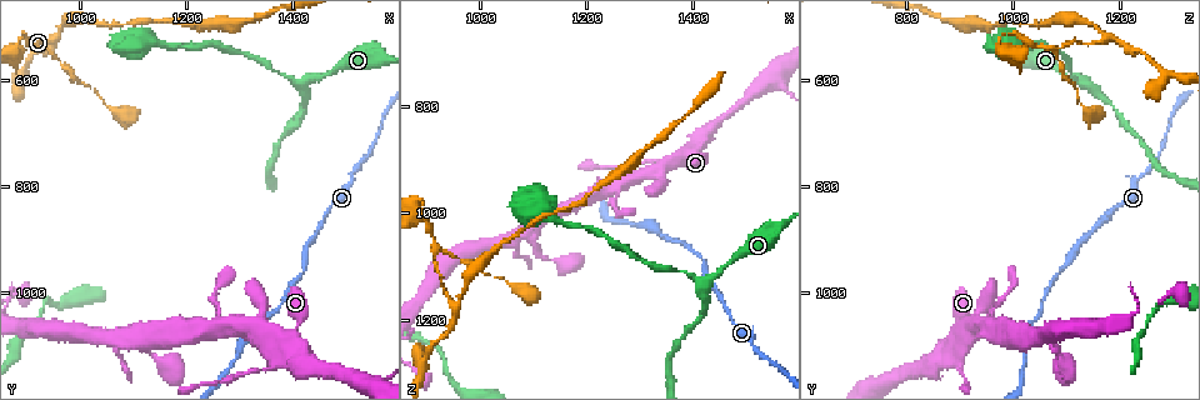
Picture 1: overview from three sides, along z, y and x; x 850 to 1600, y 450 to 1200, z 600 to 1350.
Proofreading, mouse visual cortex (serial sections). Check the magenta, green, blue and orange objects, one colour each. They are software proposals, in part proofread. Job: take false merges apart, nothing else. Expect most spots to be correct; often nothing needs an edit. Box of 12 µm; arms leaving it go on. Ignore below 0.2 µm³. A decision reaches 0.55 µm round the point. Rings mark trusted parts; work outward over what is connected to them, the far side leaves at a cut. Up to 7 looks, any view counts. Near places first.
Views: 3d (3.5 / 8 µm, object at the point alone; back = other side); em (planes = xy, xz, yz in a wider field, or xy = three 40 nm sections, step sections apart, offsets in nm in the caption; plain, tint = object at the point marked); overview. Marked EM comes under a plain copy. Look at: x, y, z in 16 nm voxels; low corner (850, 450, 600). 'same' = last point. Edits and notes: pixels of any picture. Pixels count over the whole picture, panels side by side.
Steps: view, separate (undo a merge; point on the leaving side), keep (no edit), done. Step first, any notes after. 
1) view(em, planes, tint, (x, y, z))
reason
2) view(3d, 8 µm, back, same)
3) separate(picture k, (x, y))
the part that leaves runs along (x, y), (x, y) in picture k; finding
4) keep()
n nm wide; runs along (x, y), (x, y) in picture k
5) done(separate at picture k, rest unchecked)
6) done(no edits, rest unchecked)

view(3d, 3.5 µm, (1370, 585, 1105))
thin neck

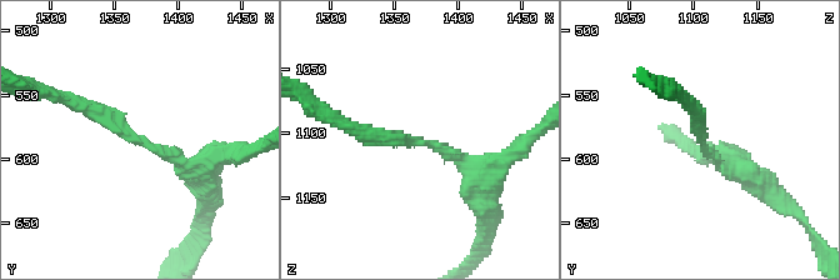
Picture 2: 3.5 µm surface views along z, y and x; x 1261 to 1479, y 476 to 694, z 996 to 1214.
view(em, xy, step 5, tint, (1370, 586, 1106))
arms of 200, 200 nm; now the EM

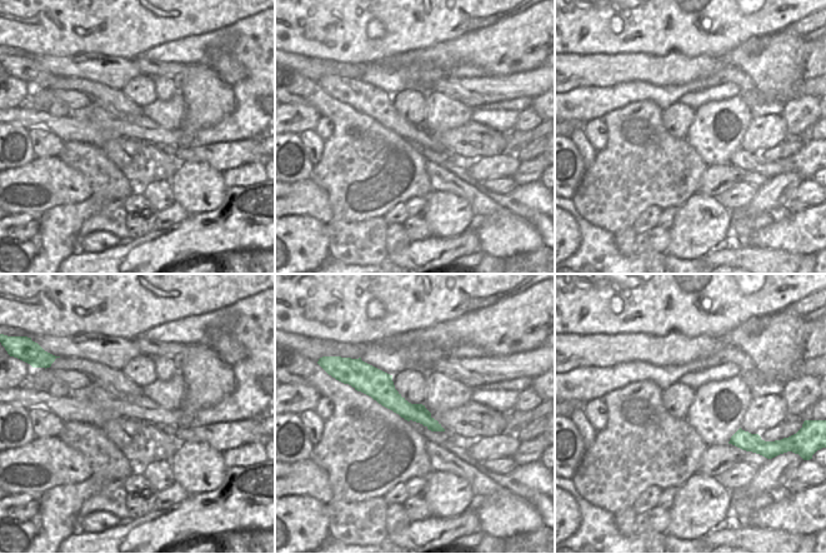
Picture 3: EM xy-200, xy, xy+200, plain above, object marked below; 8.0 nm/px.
keep()
runs along (209, 156), (183, 164), (71, 99) in picture 2; continuous, no second cell

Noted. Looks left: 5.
view(3d, 8 µm, (950, 520, 1180))
abrupt turn

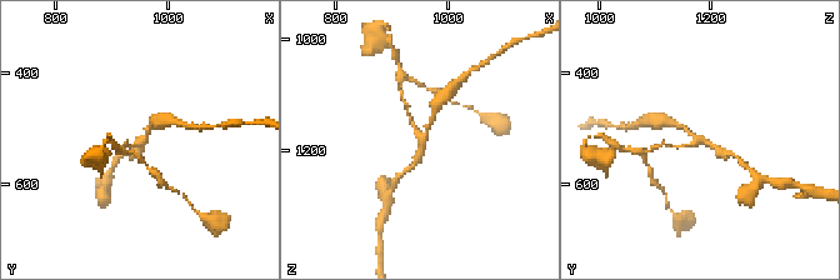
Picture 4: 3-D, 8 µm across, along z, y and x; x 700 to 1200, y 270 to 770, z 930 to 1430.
view(3d, 3.5 µm, (955, 525, 1175))

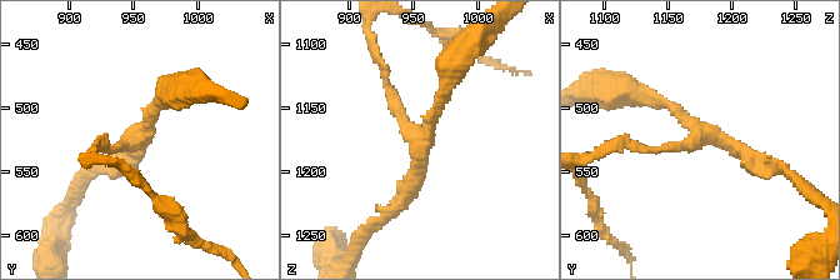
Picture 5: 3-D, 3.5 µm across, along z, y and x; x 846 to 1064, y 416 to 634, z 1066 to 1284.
view(em, xy, step 5, tint, (958, 520, 1174))
3 arms; arms of 150, 150, 200 nm; now the EM

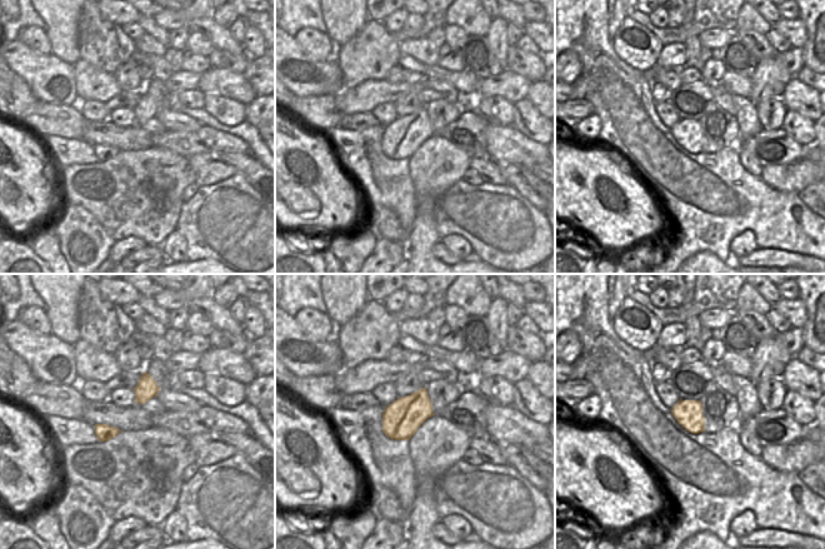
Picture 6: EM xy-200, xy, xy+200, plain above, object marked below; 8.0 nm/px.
keep()
runs along (103, 145), (130, 145), (169, 95) in picture 5; all the same cell

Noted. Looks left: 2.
view(3d, 3.5 µm, (1070, 1085, 1040))
two arms in line, one across

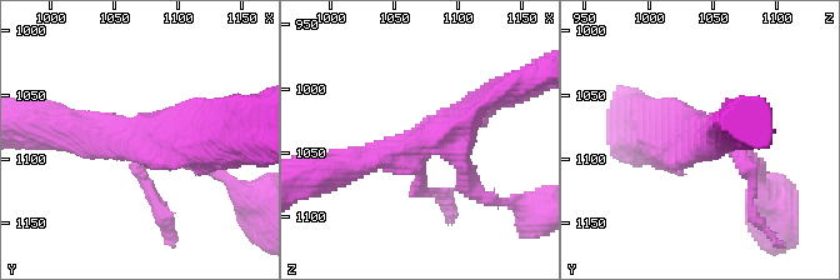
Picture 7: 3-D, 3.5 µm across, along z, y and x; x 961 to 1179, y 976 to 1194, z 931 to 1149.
view(em, xy, step 2, tint, (1074, 1088, 1038))
now the EM

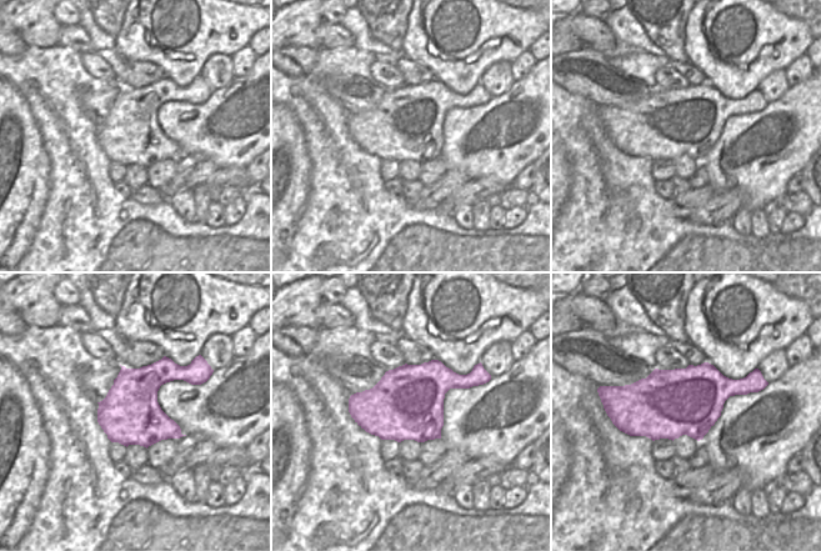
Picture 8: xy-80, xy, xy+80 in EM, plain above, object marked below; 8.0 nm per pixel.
keep()
runs along (493, 96), (413, 150), (351, 164) in picture 7; one cell here

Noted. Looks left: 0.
done(no edits, rest unchecked)

